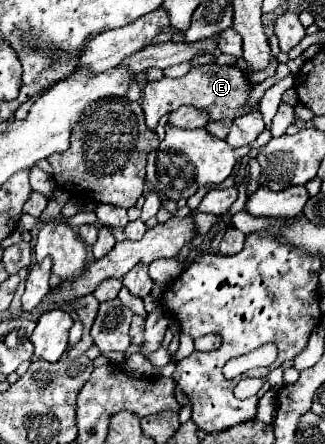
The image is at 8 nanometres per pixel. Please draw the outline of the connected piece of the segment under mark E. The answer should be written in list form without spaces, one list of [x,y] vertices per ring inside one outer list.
[[[199,65],[193,67],[187,75],[179,79],[169,79],[163,77],[159,81],[151,81],[143,89],[143,99],[141,107],[145,113],[145,123],[151,131],[155,131],[157,123],[161,117],[169,115],[171,111],[179,109],[181,105],[191,105],[199,111],[209,113],[209,121],[223,121],[223,119],[237,119],[245,115],[245,105],[249,103],[251,89],[255,85],[247,79],[247,73],[237,67],[237,65]]]

